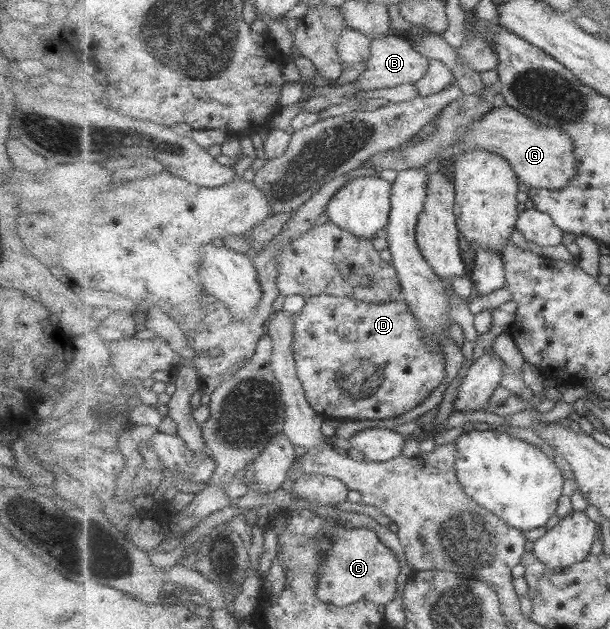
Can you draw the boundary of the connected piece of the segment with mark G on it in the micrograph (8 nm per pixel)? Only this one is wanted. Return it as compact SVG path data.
M503 103L495 105L481 120L474 122L459 138L458 141L449 148L436 152L435 162L440 160L443 164L451 162L453 158L469 152L470 150L481 149L492 151L493 154L500 154L512 163L512 167L517 173L520 182L529 185L534 189L562 189L569 184L580 173L579 159L576 158L576 145L572 138L569 138L567 131L560 127L543 126L536 119L529 118L528 115L521 114L521 111Z

